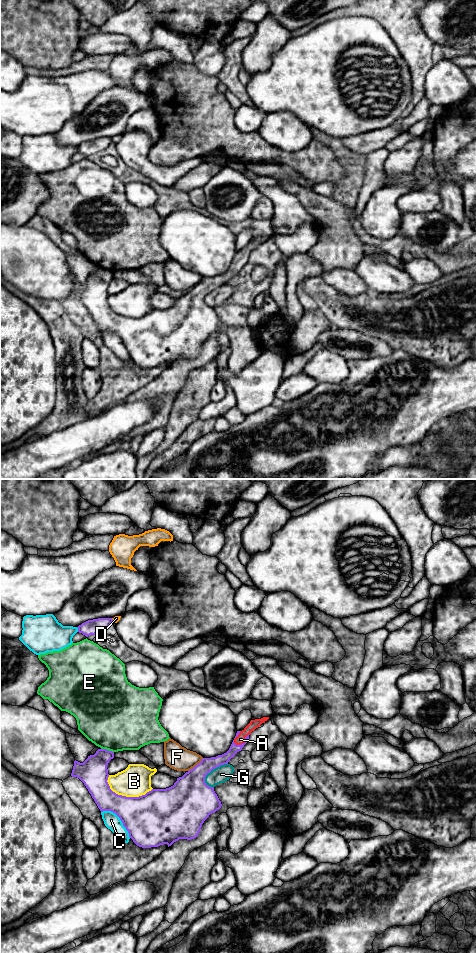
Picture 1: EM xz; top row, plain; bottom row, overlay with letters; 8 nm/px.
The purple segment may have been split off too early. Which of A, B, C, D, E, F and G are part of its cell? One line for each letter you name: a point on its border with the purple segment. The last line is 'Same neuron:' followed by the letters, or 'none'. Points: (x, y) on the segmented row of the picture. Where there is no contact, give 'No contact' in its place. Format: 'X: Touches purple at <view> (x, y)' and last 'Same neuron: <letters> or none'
A: Touches purple at xz (243, 743)
Same neuron: A

